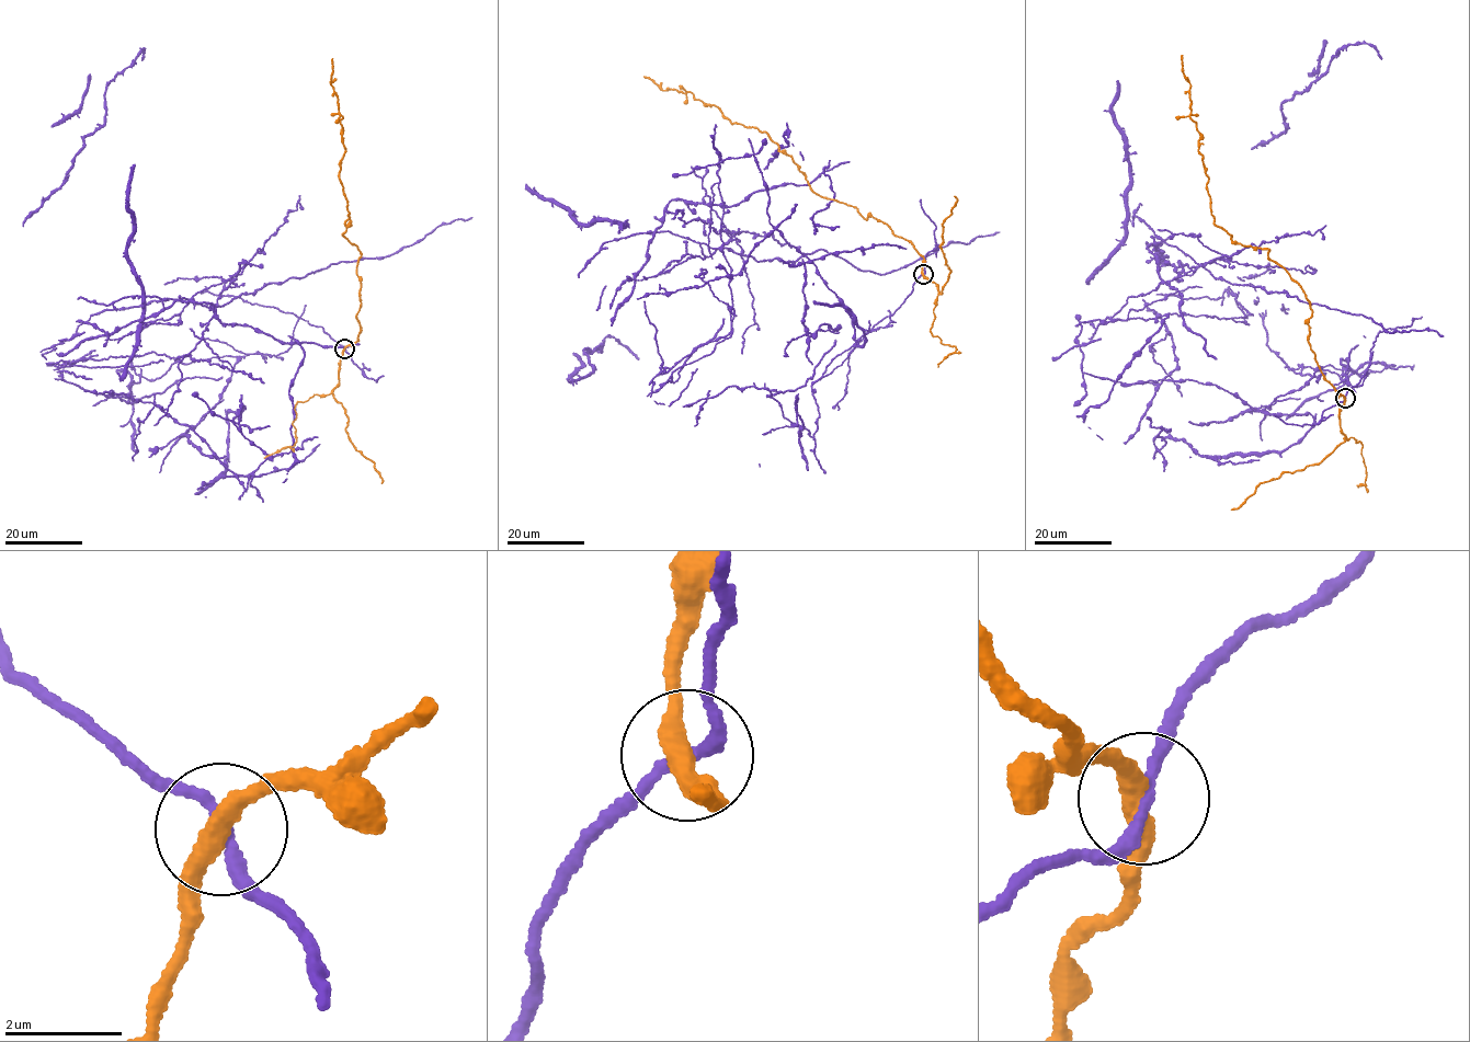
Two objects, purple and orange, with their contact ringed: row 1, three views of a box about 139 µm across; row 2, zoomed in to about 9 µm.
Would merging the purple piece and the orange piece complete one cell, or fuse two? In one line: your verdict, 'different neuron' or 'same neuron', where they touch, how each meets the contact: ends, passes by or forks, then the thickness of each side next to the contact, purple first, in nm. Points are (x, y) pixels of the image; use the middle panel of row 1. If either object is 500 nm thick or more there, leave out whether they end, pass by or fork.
different neuron | (923, 274) | purple passes by | orange passes by | 200/360 nm

